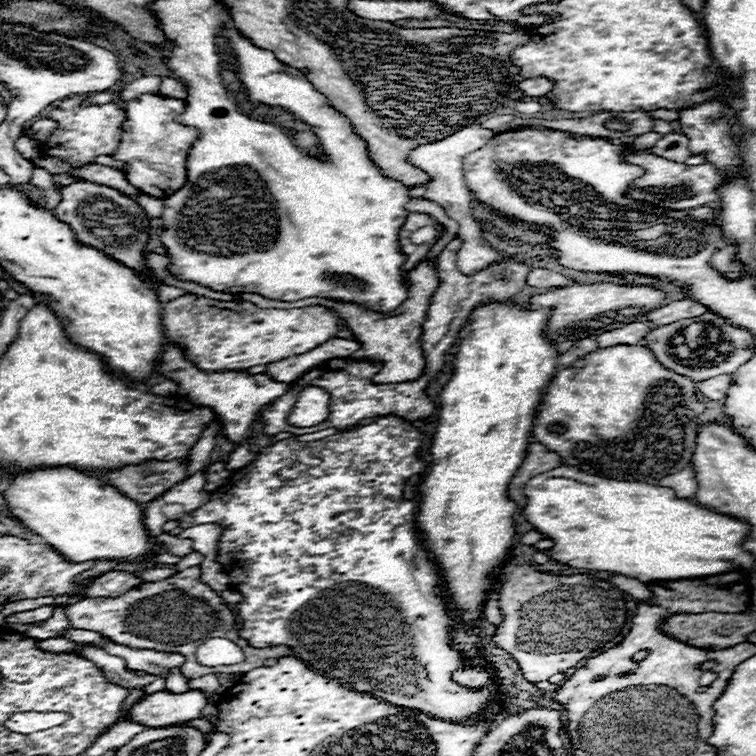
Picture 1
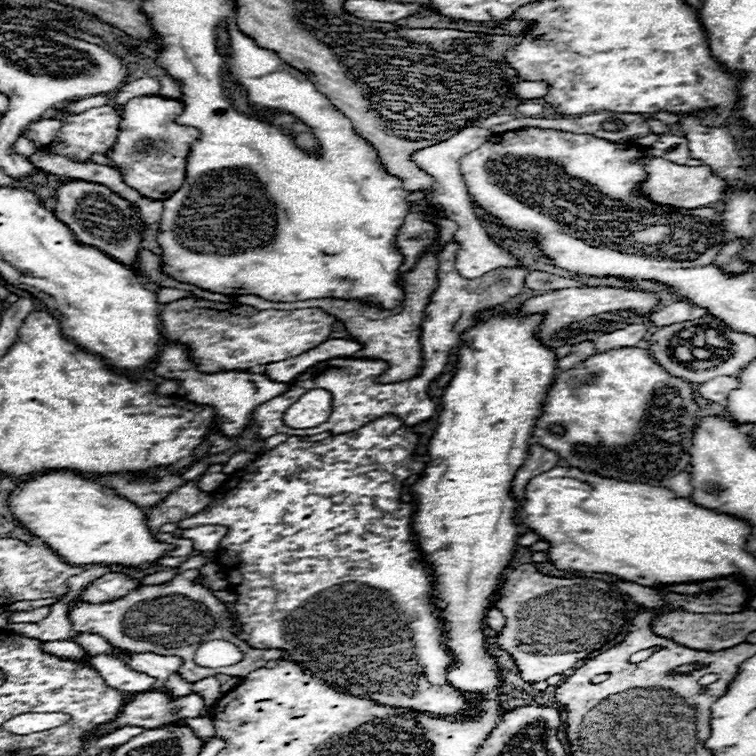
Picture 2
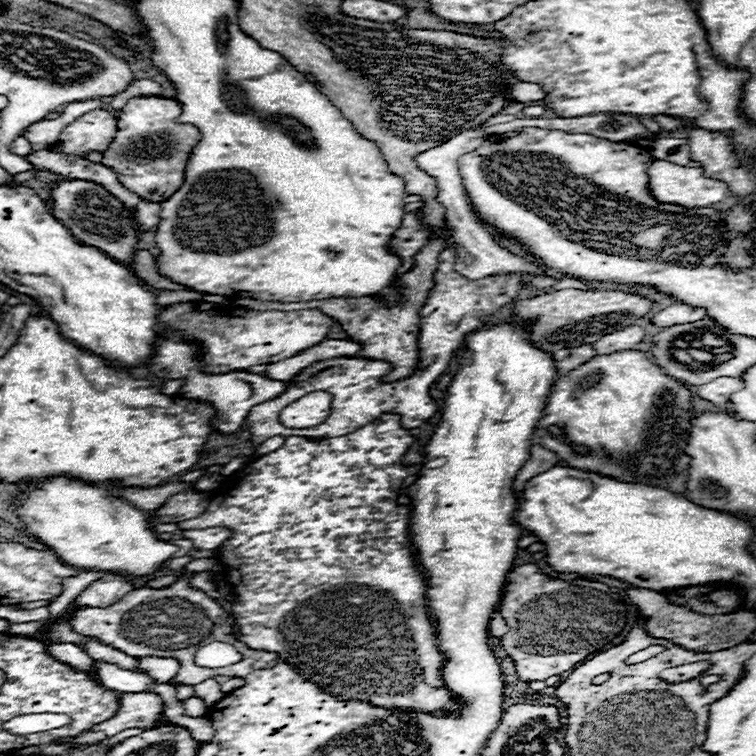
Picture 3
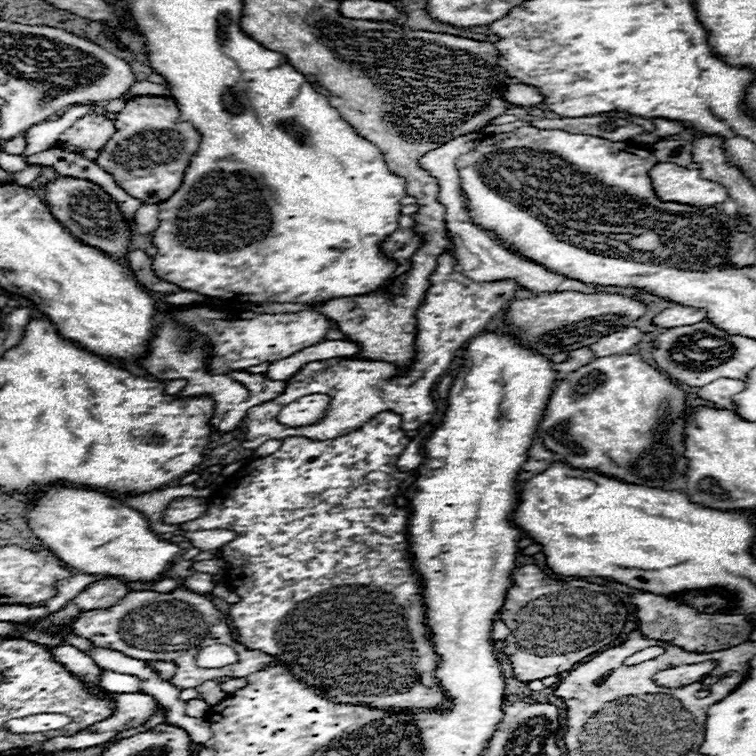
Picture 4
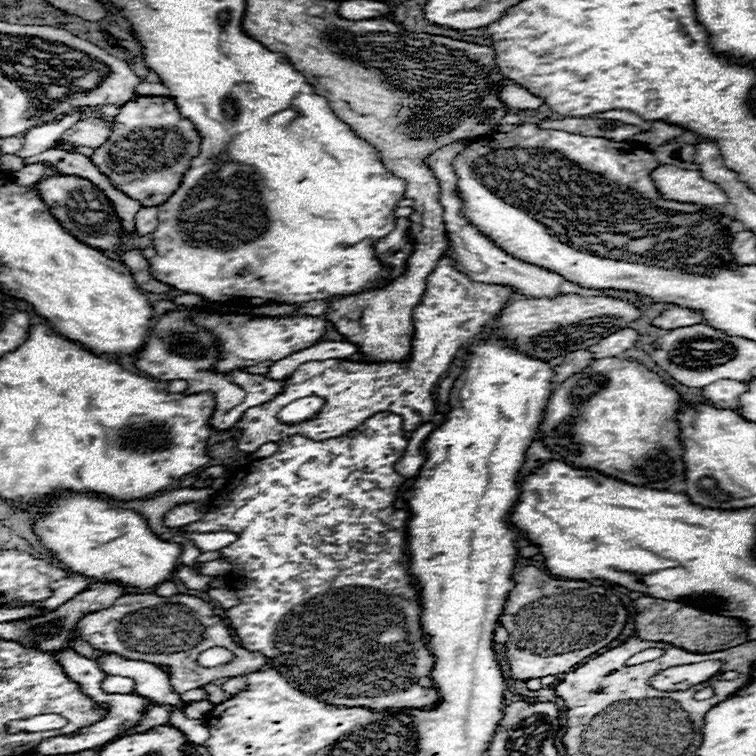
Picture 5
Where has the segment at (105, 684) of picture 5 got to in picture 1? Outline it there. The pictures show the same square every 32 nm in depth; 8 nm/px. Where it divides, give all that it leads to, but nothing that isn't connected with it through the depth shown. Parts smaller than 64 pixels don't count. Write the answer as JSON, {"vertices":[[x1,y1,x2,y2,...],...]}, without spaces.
{"vertices":[[78,644,82,654,92,660,106,676,107,680,112,684,118,684,126,690,134,690,134,688,148,688,156,678,154,676,136,676,134,672,126,670,126,662,118,656,110,656,104,650,94,650,94,648,84,648,82,644]]}

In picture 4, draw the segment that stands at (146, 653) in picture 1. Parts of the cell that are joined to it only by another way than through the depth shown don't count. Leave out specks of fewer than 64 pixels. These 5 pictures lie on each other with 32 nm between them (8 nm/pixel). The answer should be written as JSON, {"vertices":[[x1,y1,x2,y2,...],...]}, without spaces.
{"vertices":[[148,662,154,670,158,670,160,674,162,674,162,678,166,678,166,680,170,680,172,676,174,676,174,670,176,670,176,666,172,664,172,662]]}

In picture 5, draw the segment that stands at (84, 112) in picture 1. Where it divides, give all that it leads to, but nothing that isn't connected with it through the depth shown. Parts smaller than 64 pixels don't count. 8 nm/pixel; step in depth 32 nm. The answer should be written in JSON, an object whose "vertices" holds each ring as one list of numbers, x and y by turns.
{"vertices":[[84,118,84,120,78,120,70,130,66,130,62,140,70,142,70,144,88,146,88,148,98,148,106,142,108,134,110,134,108,124,104,120]]}

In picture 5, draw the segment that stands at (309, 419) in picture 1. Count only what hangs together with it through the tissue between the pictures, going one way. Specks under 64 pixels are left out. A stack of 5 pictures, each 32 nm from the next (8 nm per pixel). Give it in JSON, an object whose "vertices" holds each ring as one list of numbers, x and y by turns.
{"vertices":[[302,398,302,400,296,400,296,402,288,404,280,412,280,420,282,422,302,422,302,420,308,420,308,418,312,418,322,408,322,402,324,400,320,400,320,398]]}

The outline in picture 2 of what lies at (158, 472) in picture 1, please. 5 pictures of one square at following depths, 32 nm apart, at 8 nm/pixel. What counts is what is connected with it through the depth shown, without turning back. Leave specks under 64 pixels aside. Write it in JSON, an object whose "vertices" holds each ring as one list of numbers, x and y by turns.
{"vertices":[[180,474,164,476,158,482,128,482,124,476,110,476,100,480,102,486,114,488,114,492,122,498,128,498,136,506,148,510,162,502,168,494,172,494,176,488,184,486,184,480]]}

